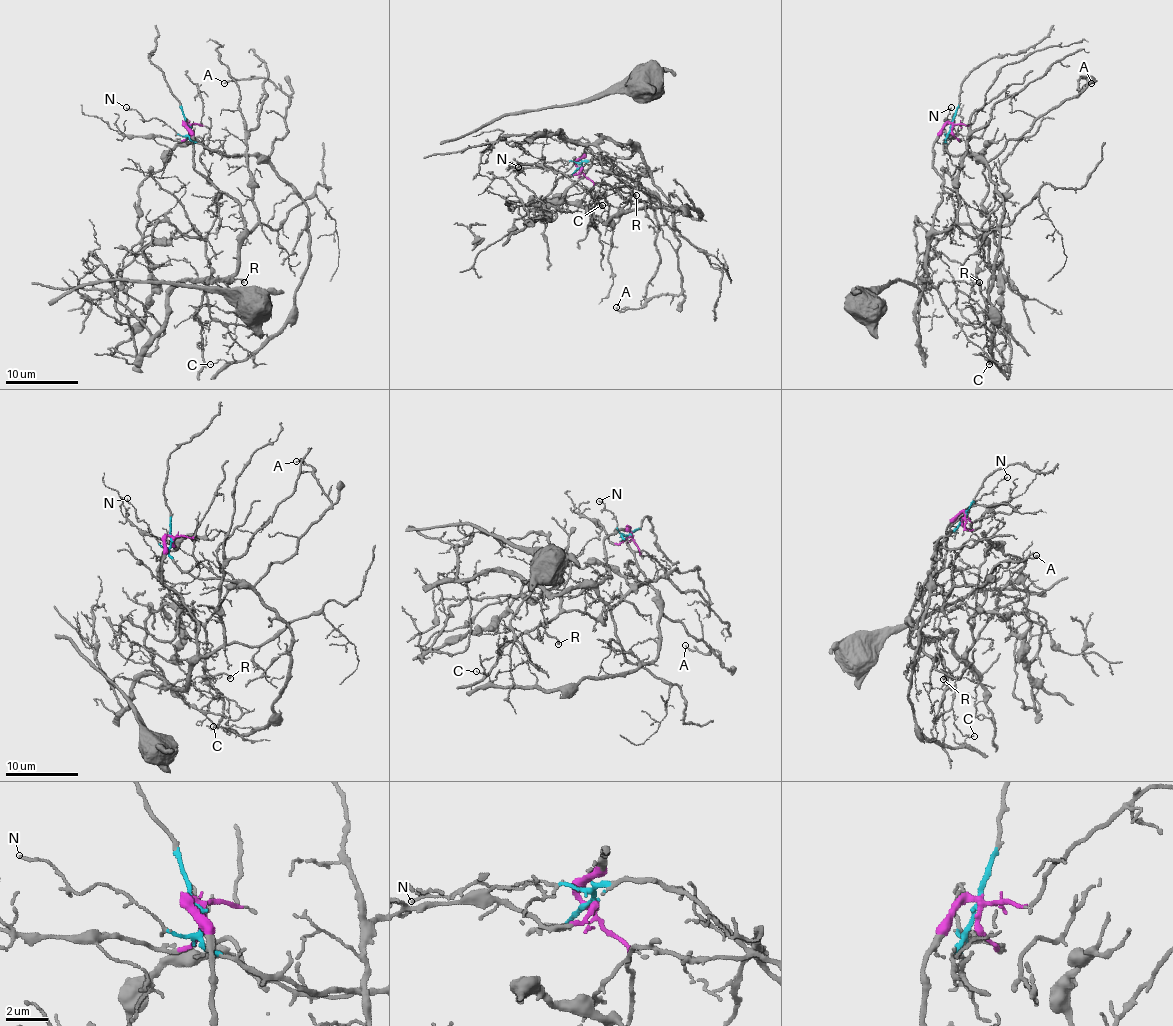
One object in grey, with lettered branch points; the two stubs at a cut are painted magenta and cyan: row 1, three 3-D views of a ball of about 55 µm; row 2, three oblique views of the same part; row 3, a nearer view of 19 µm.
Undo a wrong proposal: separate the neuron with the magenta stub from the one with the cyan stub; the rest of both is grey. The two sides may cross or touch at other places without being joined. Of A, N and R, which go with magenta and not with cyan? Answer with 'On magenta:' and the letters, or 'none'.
On magenta: R

